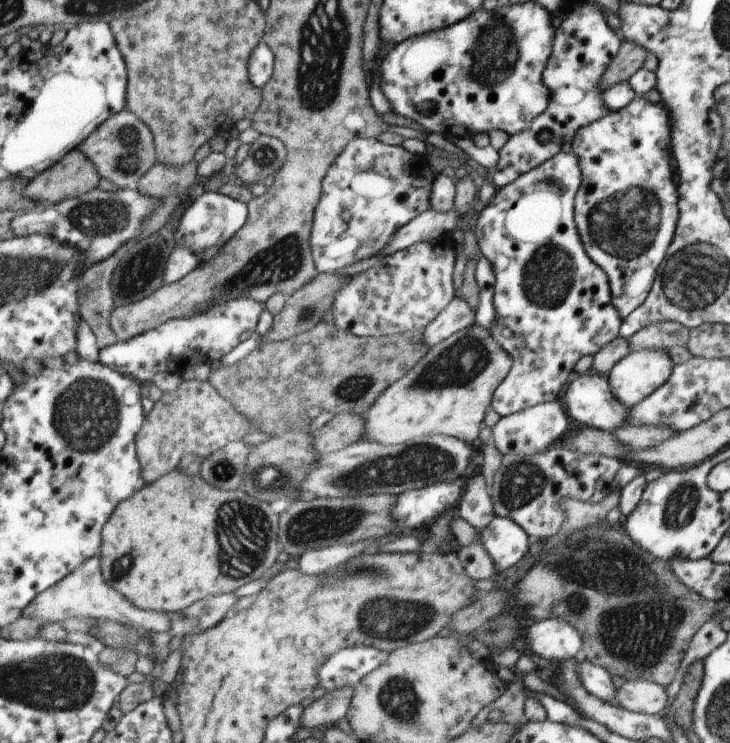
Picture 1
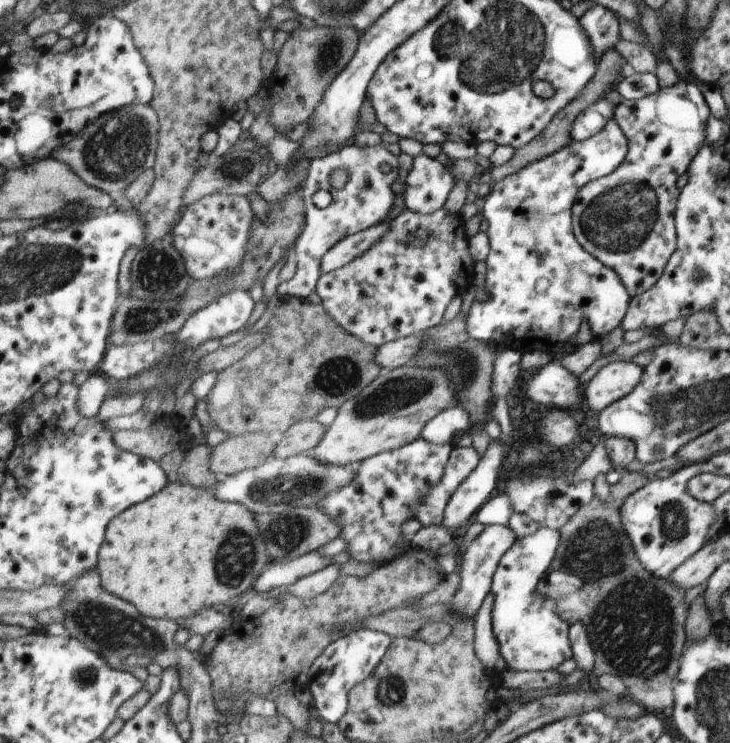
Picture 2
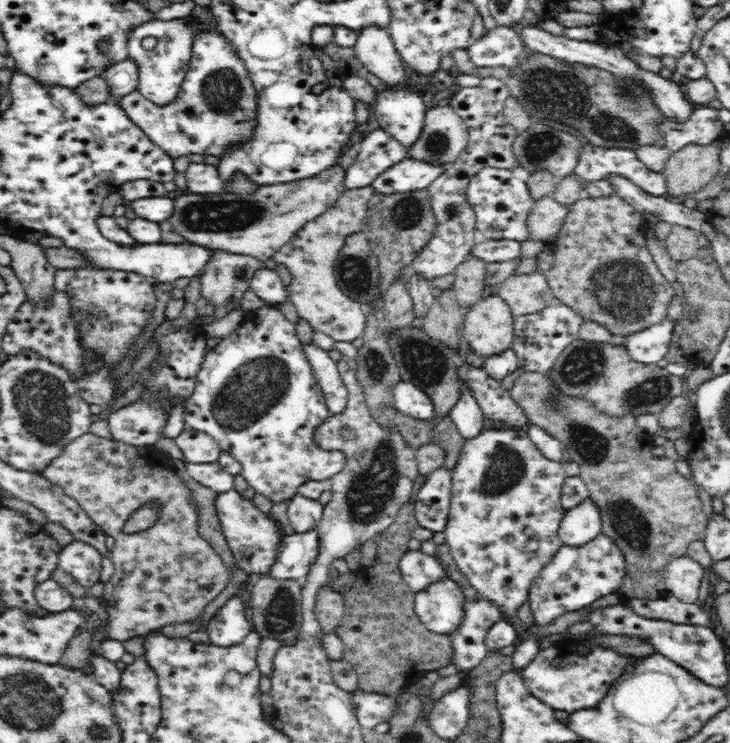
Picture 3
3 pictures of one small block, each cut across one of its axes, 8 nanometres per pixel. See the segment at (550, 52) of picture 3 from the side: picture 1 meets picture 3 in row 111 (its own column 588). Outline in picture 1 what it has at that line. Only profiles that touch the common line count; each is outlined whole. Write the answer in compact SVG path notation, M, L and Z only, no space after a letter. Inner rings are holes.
M579 656L579 659L581 661L578 664L578 676L580 676L584 688L602 701L616 705L614 700L616 700L618 688L614 687L611 674L605 668L586 660L582 656Z

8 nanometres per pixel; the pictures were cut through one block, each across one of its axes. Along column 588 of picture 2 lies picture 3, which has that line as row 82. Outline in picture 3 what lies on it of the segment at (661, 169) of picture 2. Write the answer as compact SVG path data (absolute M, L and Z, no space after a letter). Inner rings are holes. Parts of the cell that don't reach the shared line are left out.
M198 34L191 50L191 69L172 104L157 106L137 91L118 99L117 103L127 112L128 118L169 157L208 154L220 159L222 154L232 150L234 144L253 138L252 131L257 126L257 91L244 62L224 35Z

